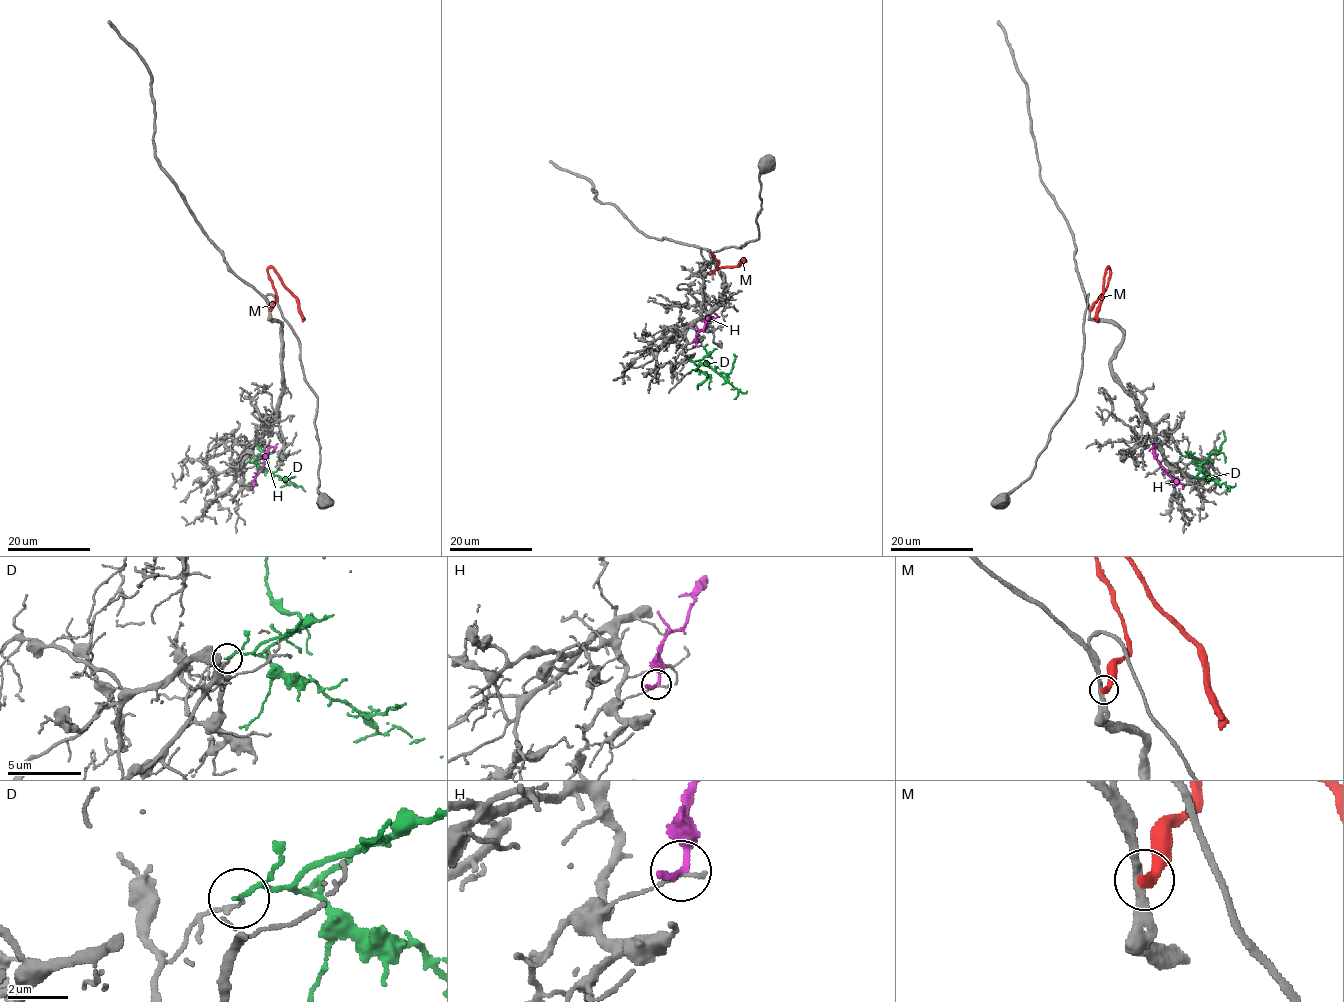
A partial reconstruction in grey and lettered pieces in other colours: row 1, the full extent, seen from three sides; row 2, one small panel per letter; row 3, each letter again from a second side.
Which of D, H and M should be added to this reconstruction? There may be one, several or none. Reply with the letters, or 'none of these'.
none of these

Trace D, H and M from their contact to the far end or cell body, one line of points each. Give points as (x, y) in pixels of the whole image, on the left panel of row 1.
D: (245, 464), (253, 462), (288, 484), (297, 486), (292, 483)
H: (254, 484), (267, 450), (276, 447), (273, 450)
M: (269, 310), (277, 299), (268, 268), (296, 299), (302, 321)

